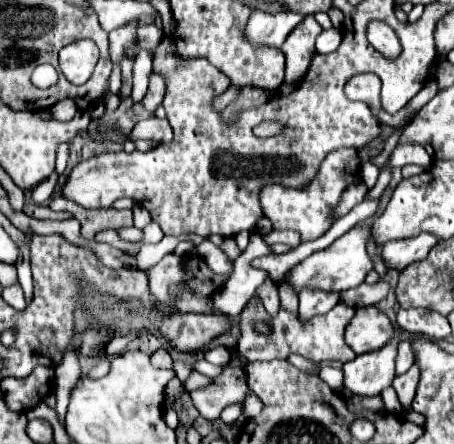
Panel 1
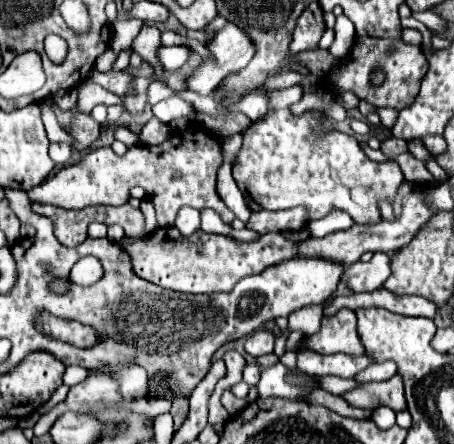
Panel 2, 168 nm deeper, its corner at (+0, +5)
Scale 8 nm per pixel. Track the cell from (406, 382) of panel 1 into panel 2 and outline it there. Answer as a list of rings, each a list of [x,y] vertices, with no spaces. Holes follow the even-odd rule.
[[[400,374],[392,376],[386,382],[376,384],[364,384],[360,388],[353,389],[344,394],[344,398],[359,408],[374,410],[378,404],[390,406],[392,410],[406,410],[406,396],[404,396],[404,380],[400,380]]]

